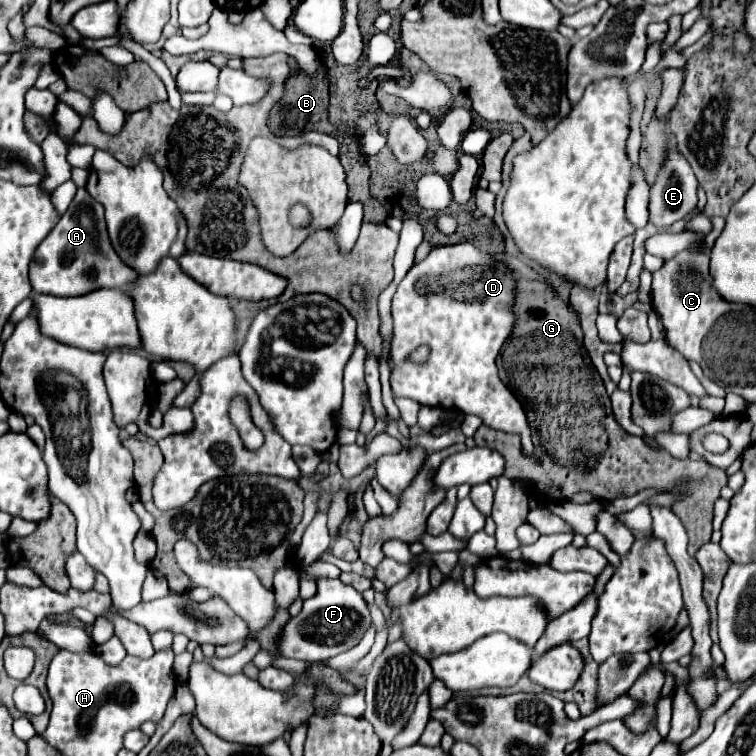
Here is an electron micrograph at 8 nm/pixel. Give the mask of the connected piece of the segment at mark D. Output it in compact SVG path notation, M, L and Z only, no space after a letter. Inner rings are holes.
M471 243L433 247L433 251L421 263L415 263L407 271L397 287L397 293L393 295L393 361L397 363L397 367L391 373L391 387L395 397L409 397L419 405L477 415L483 419L485 425L493 429L519 433L523 445L521 451L523 455L531 457L535 447L531 441L527 415L523 413L523 405L519 405L519 399L499 379L495 365L497 353L511 335L511 327L515 325L515 315L511 313L511 305L515 303L515 287L517 273L511 271L505 263L493 259L489 253L481 253ZM423 343L431 347L429 361L425 365L409 365L407 355Z

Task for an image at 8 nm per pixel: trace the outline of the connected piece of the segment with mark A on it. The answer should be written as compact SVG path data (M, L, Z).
M77 189L77 195L71 201L67 213L37 247L29 277L35 293L71 297L103 287L121 289L133 283L139 275L129 265L123 265L123 261L111 247L103 217L103 205L91 199L87 189Z

